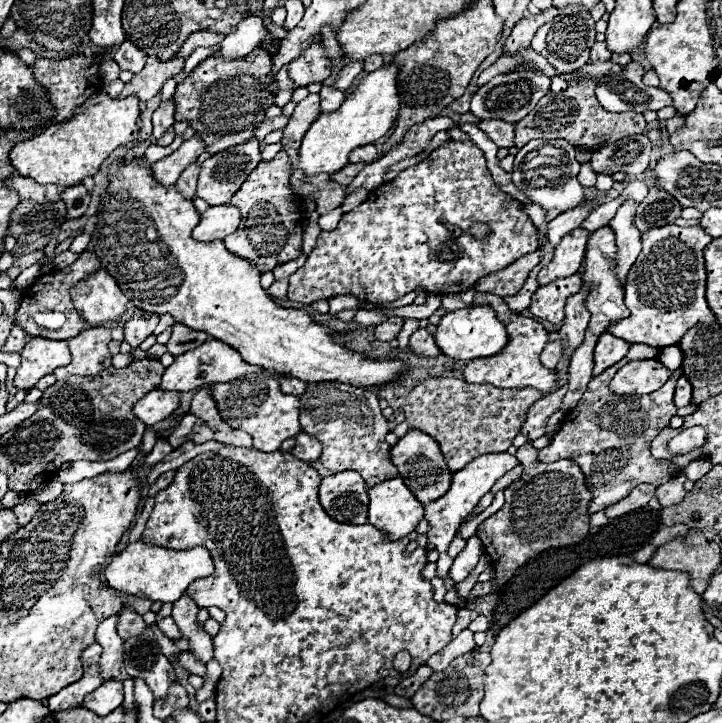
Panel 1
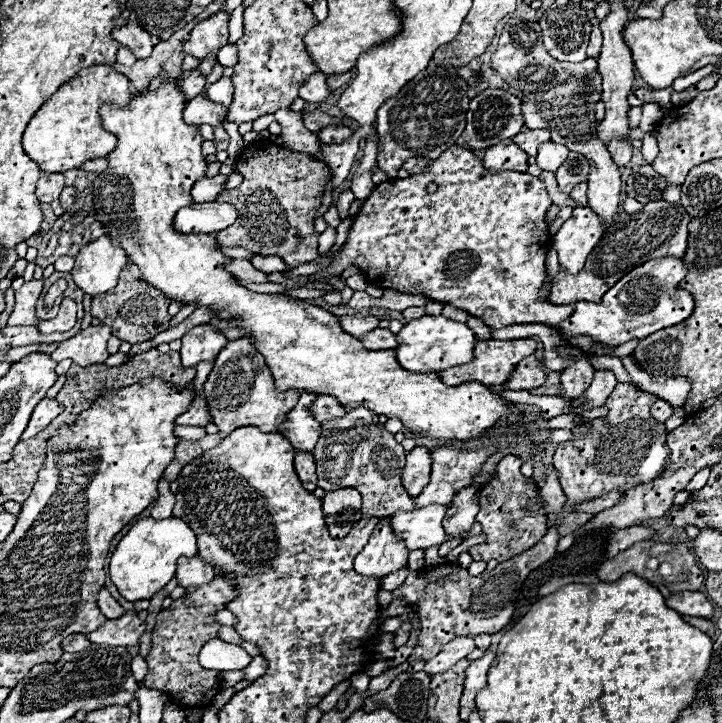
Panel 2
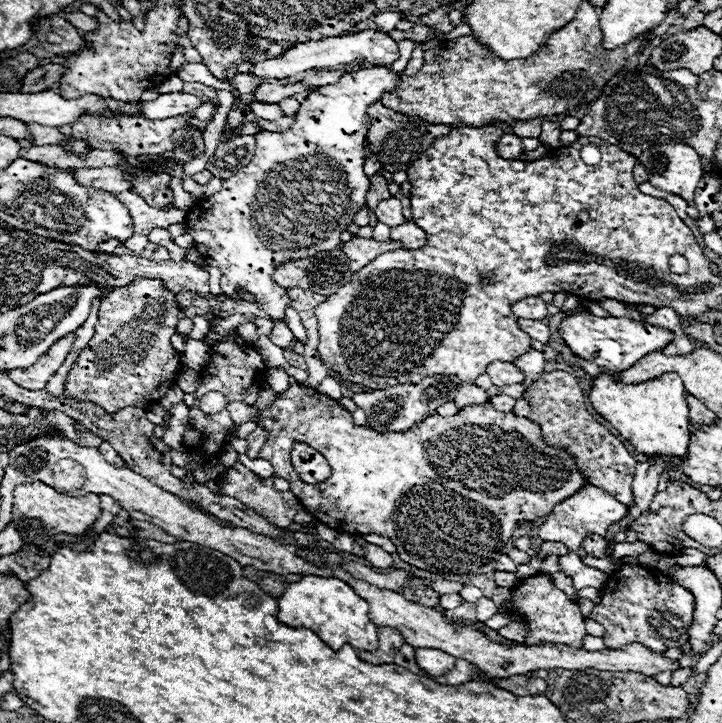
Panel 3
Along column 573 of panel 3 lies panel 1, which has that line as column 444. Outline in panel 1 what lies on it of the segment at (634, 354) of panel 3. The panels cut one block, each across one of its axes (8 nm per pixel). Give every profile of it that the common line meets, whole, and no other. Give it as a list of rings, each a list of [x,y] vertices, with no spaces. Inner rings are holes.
[[[474,306],[474,308],[460,308],[456,312],[448,312],[442,316],[440,324],[436,326],[434,340],[438,348],[454,358],[454,360],[474,360],[480,356],[494,356],[508,344],[508,330],[504,322],[496,318],[492,306]]]

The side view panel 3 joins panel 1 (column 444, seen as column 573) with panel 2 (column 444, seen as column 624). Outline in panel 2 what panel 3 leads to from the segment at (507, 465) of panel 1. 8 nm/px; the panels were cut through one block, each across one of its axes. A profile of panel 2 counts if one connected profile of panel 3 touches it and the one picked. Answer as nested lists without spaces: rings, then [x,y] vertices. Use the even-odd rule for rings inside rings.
[[[426,506],[410,512],[398,510],[390,516],[390,526],[398,538],[404,540],[406,548],[426,550],[434,544],[446,542],[446,532],[442,528],[442,520],[448,506]]]

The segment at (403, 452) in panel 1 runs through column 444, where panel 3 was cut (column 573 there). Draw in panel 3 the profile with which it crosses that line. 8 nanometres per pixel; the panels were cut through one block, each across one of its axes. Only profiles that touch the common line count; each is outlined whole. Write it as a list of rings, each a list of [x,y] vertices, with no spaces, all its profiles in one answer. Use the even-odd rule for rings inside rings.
[[[290,384],[286,392],[282,392],[270,406],[266,406],[260,416],[258,416],[258,424],[266,430],[266,442],[262,446],[262,450],[258,452],[258,458],[268,460],[274,466],[274,474],[280,478],[286,478],[292,484],[292,492],[296,494],[296,498],[300,500],[300,504],[322,524],[338,530],[338,532],[348,532],[348,534],[384,534],[388,538],[392,538],[392,542],[398,548],[398,554],[404,562],[428,570],[428,572],[444,572],[444,574],[470,574],[476,568],[488,564],[490,560],[496,560],[496,556],[500,554],[500,550],[504,548],[504,544],[512,538],[512,526],[520,520],[524,522],[532,522],[536,518],[546,516],[548,512],[554,510],[556,502],[560,502],[560,498],[568,498],[570,494],[574,494],[576,490],[580,490],[580,486],[584,482],[588,482],[580,470],[576,468],[576,464],[572,462],[572,458],[568,458],[568,454],[564,454],[562,450],[550,448],[544,444],[544,440],[540,438],[540,426],[536,426],[534,422],[528,422],[528,418],[522,416],[514,416],[512,412],[500,412],[496,410],[490,402],[486,404],[478,404],[478,406],[468,406],[464,410],[460,410],[458,414],[444,418],[440,414],[432,414],[428,416],[424,422],[418,422],[418,426],[406,430],[406,432],[386,432],[380,434],[376,430],[372,430],[370,426],[354,426],[352,420],[352,412],[348,412],[346,408],[342,408],[336,400],[316,392],[314,388],[308,388],[304,384]],[[294,442],[306,442],[310,444],[314,450],[318,450],[320,454],[324,454],[332,466],[332,476],[320,484],[306,484],[298,478],[298,474],[294,472],[292,464],[290,464],[290,450],[294,446]]]

